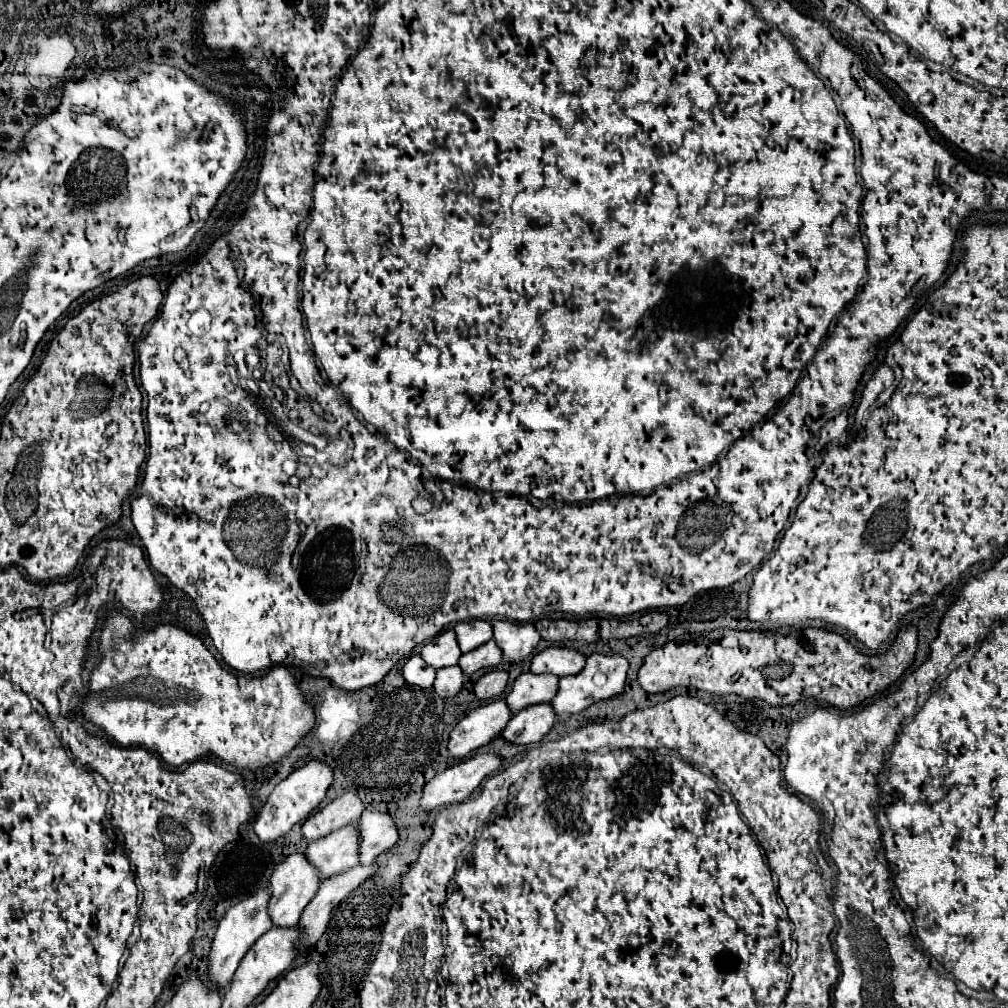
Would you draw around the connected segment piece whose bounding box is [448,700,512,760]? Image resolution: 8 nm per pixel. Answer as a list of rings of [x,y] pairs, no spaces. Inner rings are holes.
[[[496,700],[468,712],[450,732],[448,752],[458,760],[466,758],[474,750],[496,738],[508,724],[510,716],[512,712],[504,700]]]

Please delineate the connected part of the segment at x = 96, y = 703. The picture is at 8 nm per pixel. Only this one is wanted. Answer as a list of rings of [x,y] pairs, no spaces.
[[[110,612],[108,620],[106,620],[106,626],[102,630],[102,636],[100,636],[100,650],[102,650],[102,662],[90,676],[90,694],[88,694],[88,700],[82,706],[84,716],[88,720],[92,720],[96,726],[100,726],[116,744],[120,744],[120,746],[142,746],[146,750],[152,750],[152,752],[160,754],[160,758],[164,762],[172,764],[172,766],[180,766],[184,762],[192,762],[192,760],[204,758],[206,754],[214,754],[214,756],[218,756],[218,758],[222,758],[222,760],[226,760],[230,764],[256,770],[260,766],[272,764],[272,762],[280,760],[282,756],[286,756],[300,742],[300,738],[306,736],[308,730],[314,726],[314,720],[316,720],[314,718],[314,708],[304,700],[304,696],[298,690],[292,674],[286,668],[274,666],[264,678],[246,678],[246,676],[230,674],[228,670],[220,668],[220,664],[208,652],[208,648],[202,644],[202,640],[190,636],[188,632],[184,632],[184,630],[180,630],[176,626],[168,626],[168,624],[162,626],[162,624],[158,624],[154,630],[136,634],[132,622],[122,612]]]

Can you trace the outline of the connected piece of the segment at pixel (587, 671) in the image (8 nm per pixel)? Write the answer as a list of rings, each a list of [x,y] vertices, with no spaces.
[[[592,654],[586,660],[586,666],[582,668],[582,672],[578,672],[576,676],[566,676],[560,678],[558,682],[558,694],[554,696],[554,700],[550,702],[554,712],[560,714],[578,714],[582,710],[586,710],[590,704],[604,700],[604,698],[612,698],[624,692],[624,684],[626,684],[626,672],[628,672],[628,662],[622,656],[602,656],[602,654]]]

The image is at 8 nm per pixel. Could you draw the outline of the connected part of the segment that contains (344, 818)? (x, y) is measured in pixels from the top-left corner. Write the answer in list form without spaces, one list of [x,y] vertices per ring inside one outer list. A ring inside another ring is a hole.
[[[344,794],[336,800],[328,802],[324,808],[316,810],[304,824],[302,834],[308,842],[314,842],[318,838],[328,836],[330,832],[348,826],[350,822],[356,822],[364,810],[362,800],[356,794]]]

